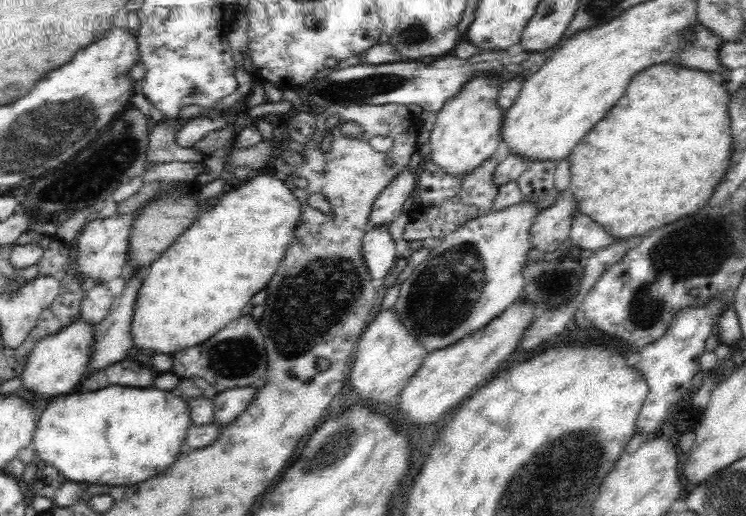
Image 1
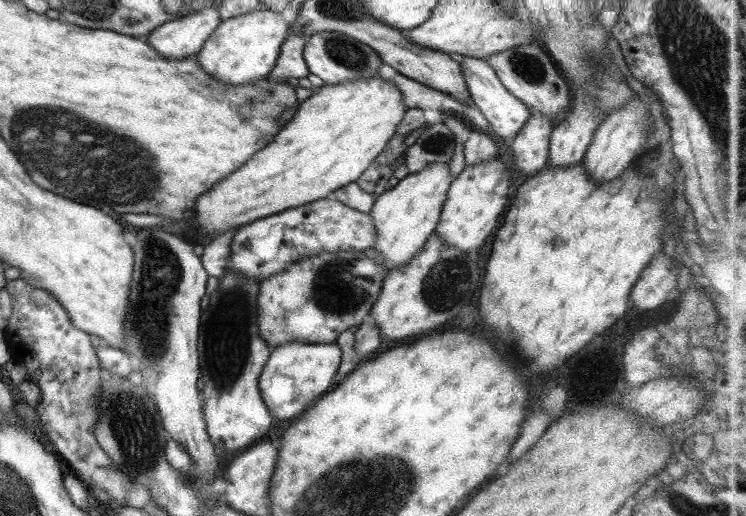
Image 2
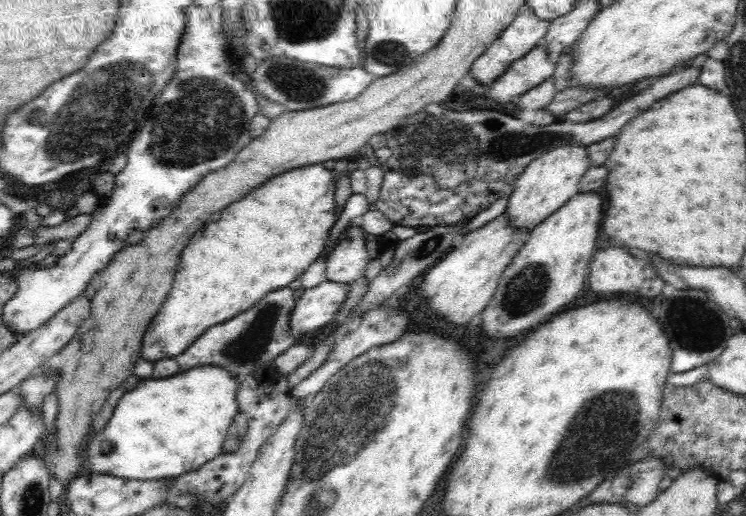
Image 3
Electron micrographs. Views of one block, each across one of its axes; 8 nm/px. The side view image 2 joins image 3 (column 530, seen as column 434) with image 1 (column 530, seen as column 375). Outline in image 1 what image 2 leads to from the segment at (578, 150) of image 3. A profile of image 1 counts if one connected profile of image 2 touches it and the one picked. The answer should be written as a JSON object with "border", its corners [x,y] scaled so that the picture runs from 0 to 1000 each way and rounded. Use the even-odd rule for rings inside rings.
{"border":[[[701,386],[670,411],[660,409],[651,419],[629,426],[610,450],[591,461],[590,473],[576,484],[572,500],[538,550],[534,579],[524,599],[547,647],[568,672],[570,682],[598,674],[622,651],[635,647],[697,578],[704,548],[701,519],[708,510],[706,492],[713,481],[709,450],[723,411],[716,386]]]}

